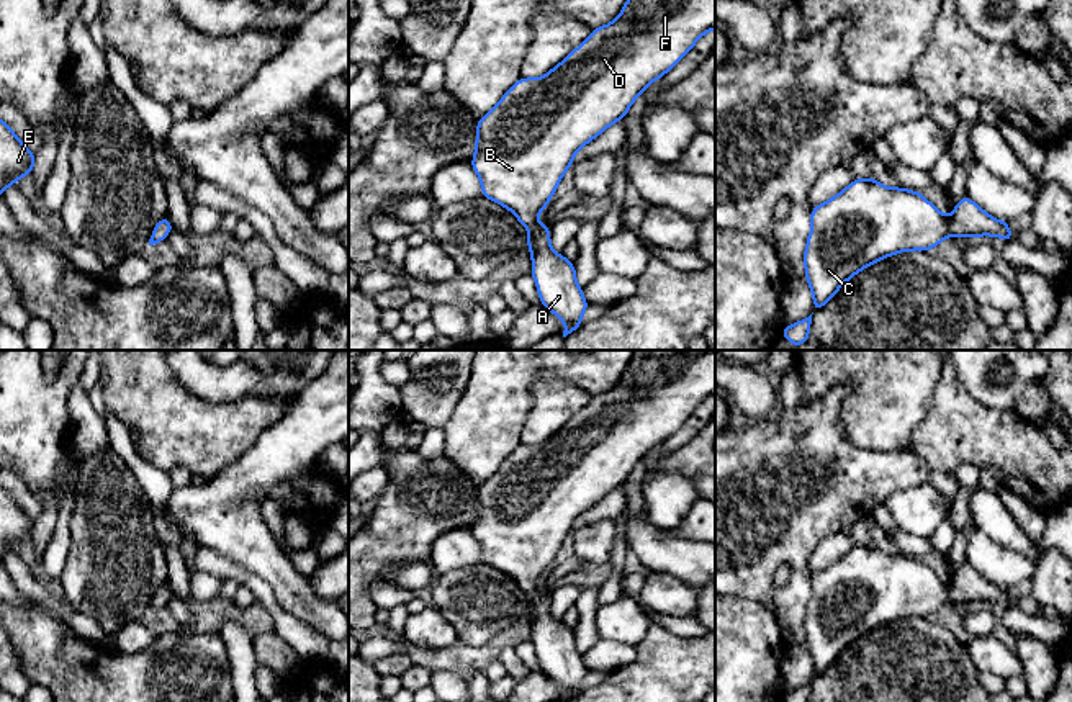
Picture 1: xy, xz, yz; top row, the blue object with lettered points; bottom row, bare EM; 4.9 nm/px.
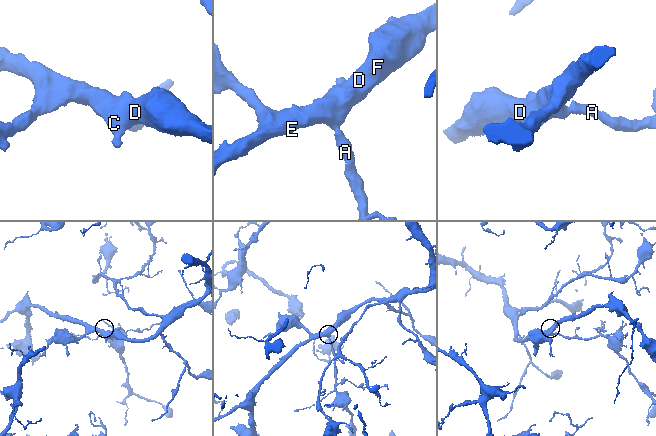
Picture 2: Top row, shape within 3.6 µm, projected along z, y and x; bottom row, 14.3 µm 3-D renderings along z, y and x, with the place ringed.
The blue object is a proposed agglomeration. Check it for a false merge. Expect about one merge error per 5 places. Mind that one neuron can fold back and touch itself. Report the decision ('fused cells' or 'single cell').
single cell

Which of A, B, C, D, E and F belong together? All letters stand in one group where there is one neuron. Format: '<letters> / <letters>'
A B C D E F

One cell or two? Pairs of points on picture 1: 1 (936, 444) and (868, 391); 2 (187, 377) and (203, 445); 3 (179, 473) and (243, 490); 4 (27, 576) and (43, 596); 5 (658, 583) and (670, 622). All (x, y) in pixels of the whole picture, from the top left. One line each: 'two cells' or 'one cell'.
1: two cells
2: two cells
3: two cells
4: one cell
5: two cells

